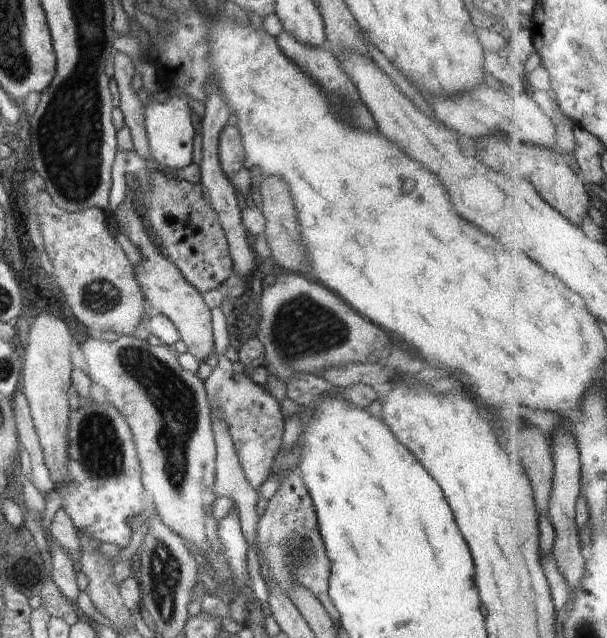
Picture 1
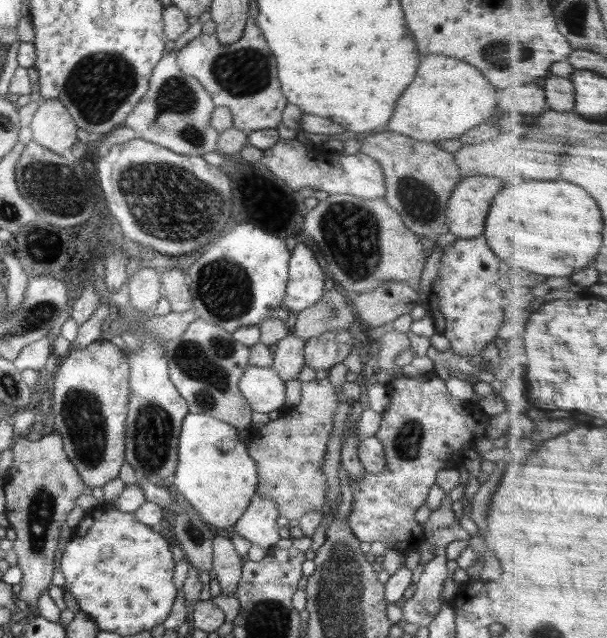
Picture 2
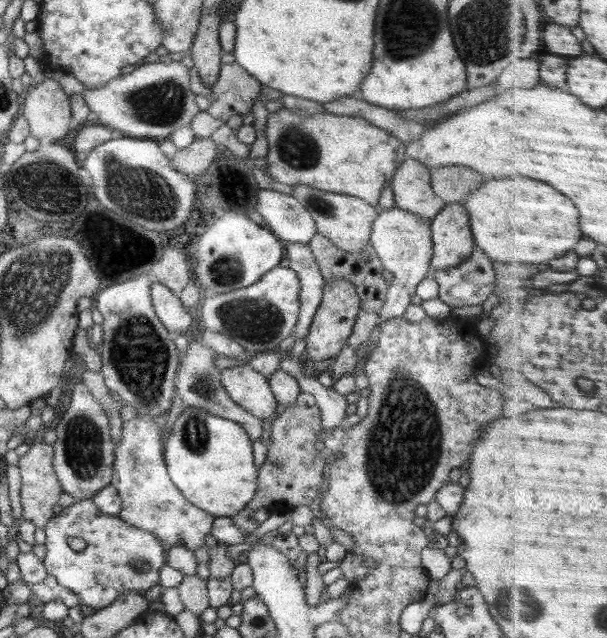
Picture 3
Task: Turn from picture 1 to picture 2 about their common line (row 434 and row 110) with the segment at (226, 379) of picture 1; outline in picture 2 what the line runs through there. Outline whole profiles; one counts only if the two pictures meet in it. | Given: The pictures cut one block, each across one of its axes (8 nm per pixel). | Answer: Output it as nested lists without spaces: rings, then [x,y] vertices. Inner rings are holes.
[[[251,17],[240,40],[223,45],[215,33],[196,33],[193,39],[177,50],[180,70],[196,78],[208,91],[215,106],[225,106],[233,116],[233,126],[238,130],[254,131],[276,129],[282,120],[286,97],[277,77],[277,62],[264,35]]]

